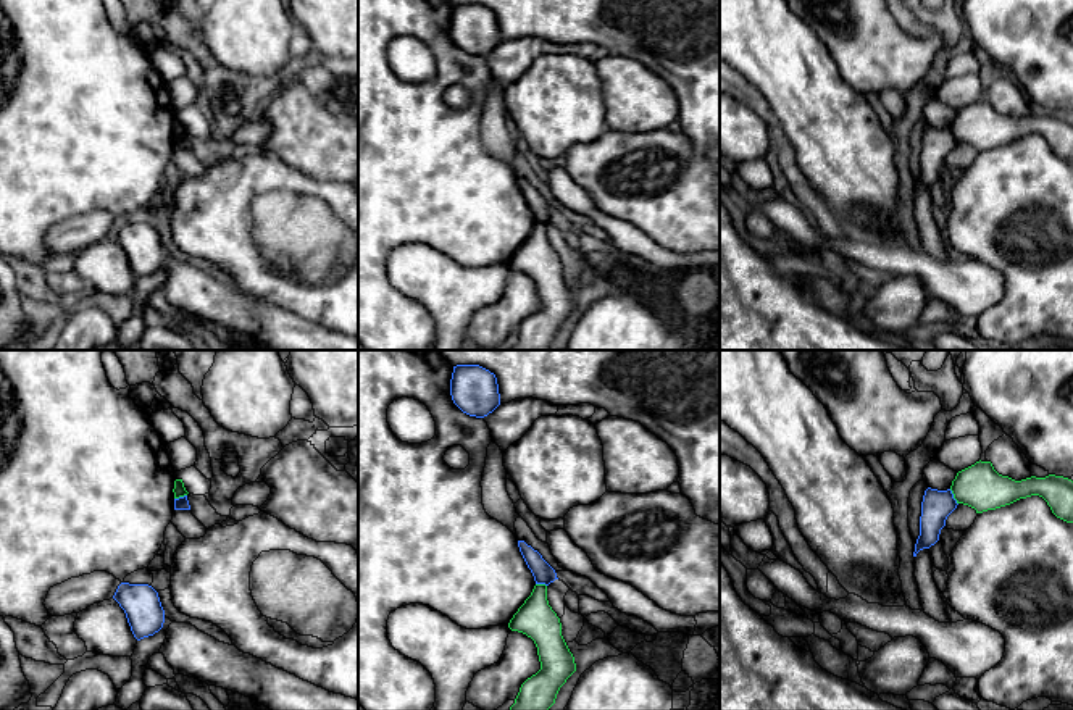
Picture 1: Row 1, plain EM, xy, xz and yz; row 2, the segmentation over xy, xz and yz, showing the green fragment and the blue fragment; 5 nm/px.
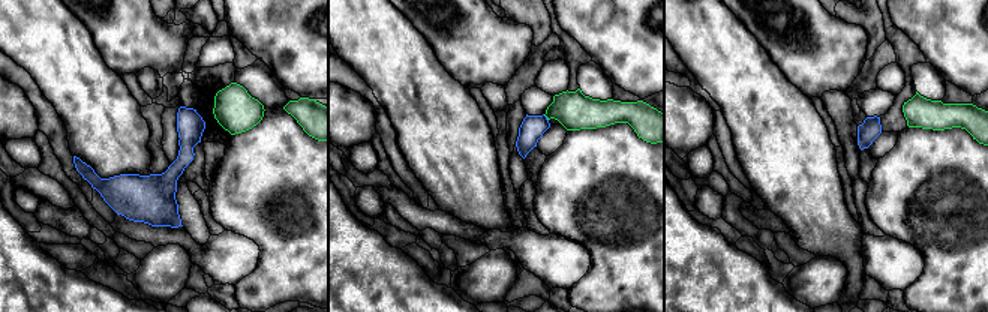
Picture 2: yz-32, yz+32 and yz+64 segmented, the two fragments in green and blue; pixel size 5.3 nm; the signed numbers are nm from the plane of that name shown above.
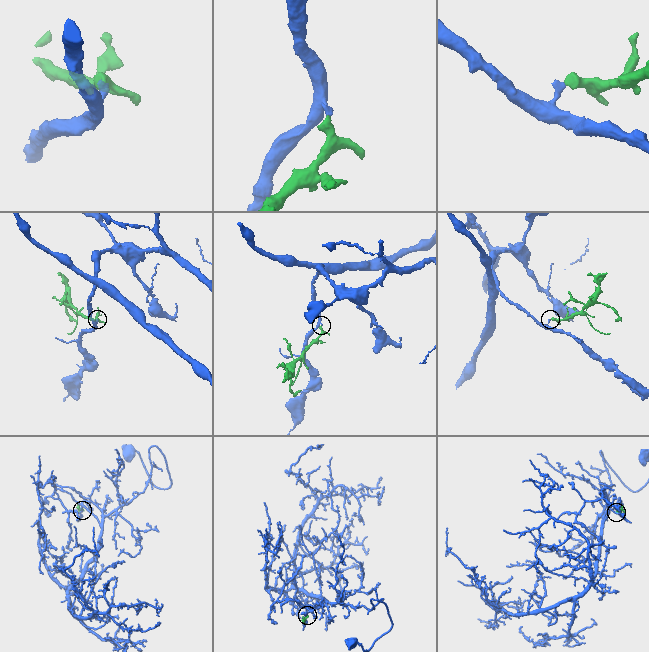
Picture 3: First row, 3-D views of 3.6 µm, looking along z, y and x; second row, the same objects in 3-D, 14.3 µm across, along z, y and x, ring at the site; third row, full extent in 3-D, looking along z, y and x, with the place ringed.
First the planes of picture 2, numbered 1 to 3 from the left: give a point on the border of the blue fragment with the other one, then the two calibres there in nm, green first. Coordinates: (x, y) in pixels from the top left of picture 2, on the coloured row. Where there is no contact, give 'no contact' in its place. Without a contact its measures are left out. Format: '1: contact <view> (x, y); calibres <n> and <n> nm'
1: no contact
2: contact yz+32 (546, 116); calibres 200 and 130 nm
3: no contact

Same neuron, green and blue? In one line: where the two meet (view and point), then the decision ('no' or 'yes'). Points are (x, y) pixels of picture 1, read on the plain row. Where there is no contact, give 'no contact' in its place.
contact yz (954, 136); no

